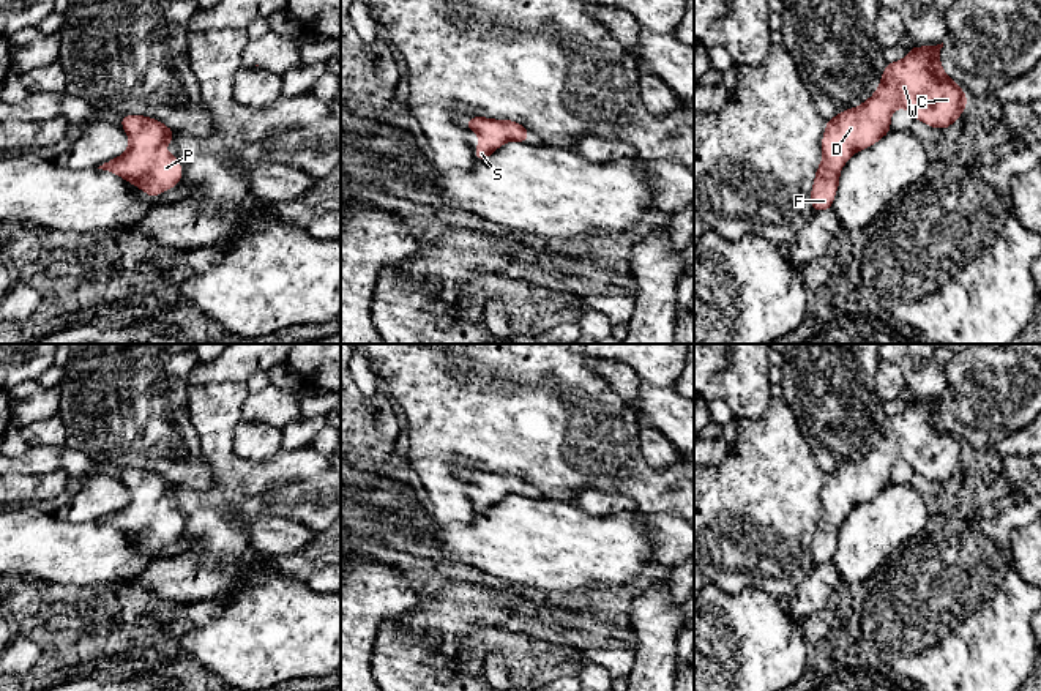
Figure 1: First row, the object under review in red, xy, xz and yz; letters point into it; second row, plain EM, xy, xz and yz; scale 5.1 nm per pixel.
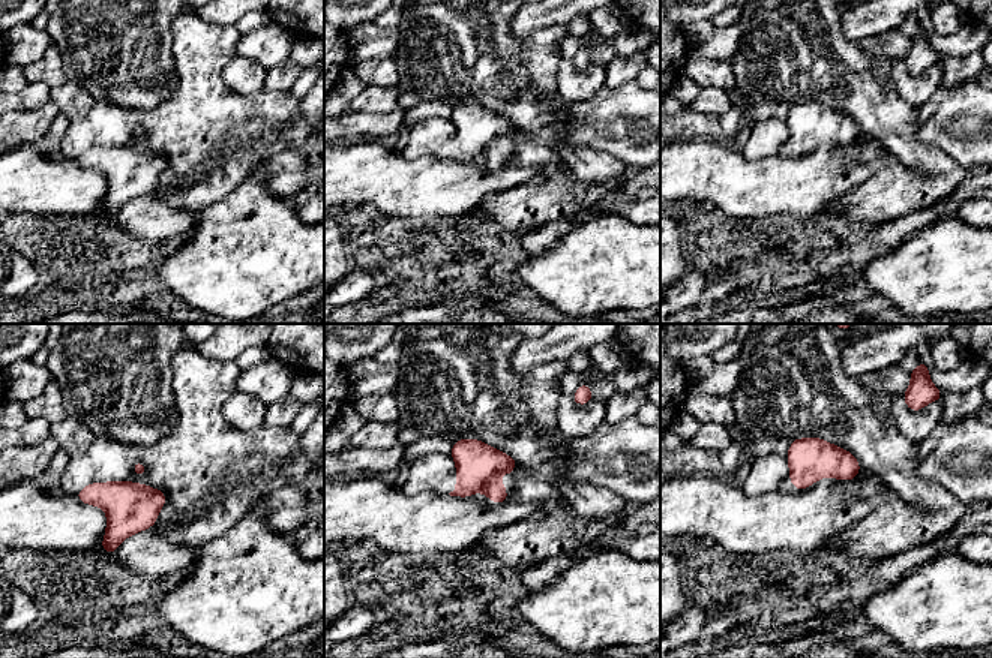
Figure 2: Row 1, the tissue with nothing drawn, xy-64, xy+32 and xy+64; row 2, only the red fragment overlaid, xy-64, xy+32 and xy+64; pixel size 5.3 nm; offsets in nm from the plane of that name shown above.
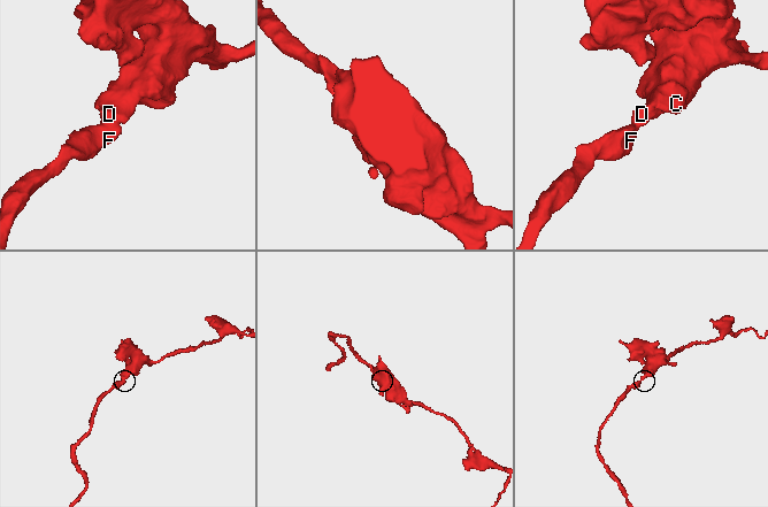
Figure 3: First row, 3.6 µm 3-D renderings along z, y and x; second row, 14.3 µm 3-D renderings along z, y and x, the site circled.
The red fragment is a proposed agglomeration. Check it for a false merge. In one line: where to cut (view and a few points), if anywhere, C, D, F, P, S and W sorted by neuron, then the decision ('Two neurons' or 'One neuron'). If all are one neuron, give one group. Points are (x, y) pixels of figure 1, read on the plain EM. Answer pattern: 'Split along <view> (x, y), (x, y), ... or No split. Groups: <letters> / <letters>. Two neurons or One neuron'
No split. Groups: C D F P S W. One neuron

